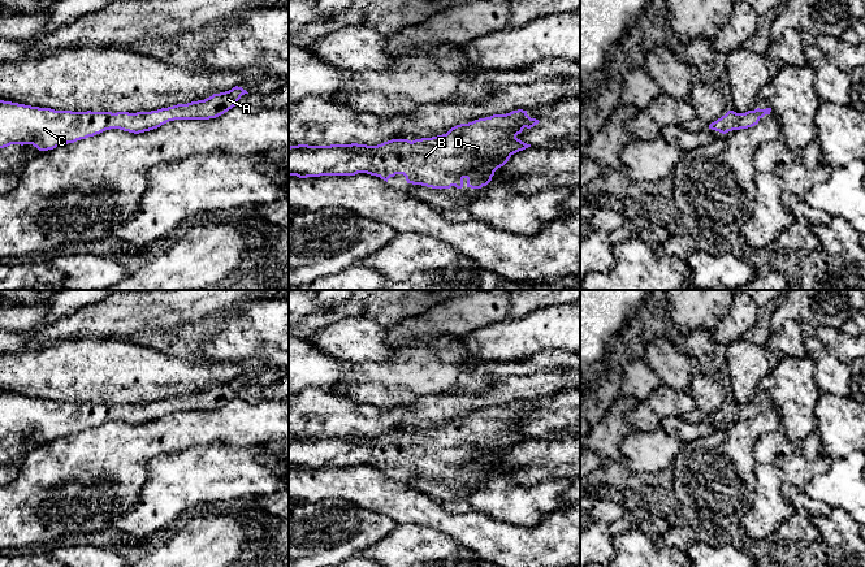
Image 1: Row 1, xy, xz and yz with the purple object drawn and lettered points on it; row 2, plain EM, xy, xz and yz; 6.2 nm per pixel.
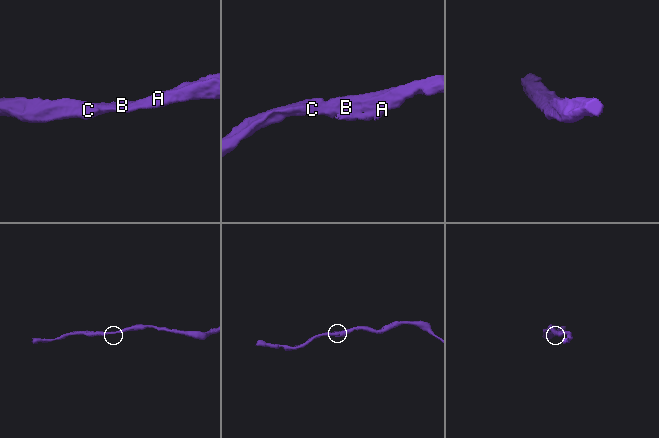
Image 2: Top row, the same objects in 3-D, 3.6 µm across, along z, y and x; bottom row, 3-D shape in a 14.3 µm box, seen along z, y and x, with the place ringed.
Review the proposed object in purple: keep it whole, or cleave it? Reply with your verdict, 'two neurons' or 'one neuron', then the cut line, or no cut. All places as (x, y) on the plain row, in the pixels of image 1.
one neuron; no cut

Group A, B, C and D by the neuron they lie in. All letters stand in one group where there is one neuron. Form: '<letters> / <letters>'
A B C D

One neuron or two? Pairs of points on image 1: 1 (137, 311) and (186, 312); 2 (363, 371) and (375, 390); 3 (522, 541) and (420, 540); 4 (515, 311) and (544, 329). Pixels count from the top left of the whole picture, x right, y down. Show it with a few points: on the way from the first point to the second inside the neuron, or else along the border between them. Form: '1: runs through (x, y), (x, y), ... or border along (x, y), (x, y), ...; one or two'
1: runs through (148, 311), (174, 311); one
2: runs through (366, 376), (375, 385); one
3: border along (423, 528), (441, 531), (474, 553); two
4: border along (550, 304), (533, 308), (509, 320); two

